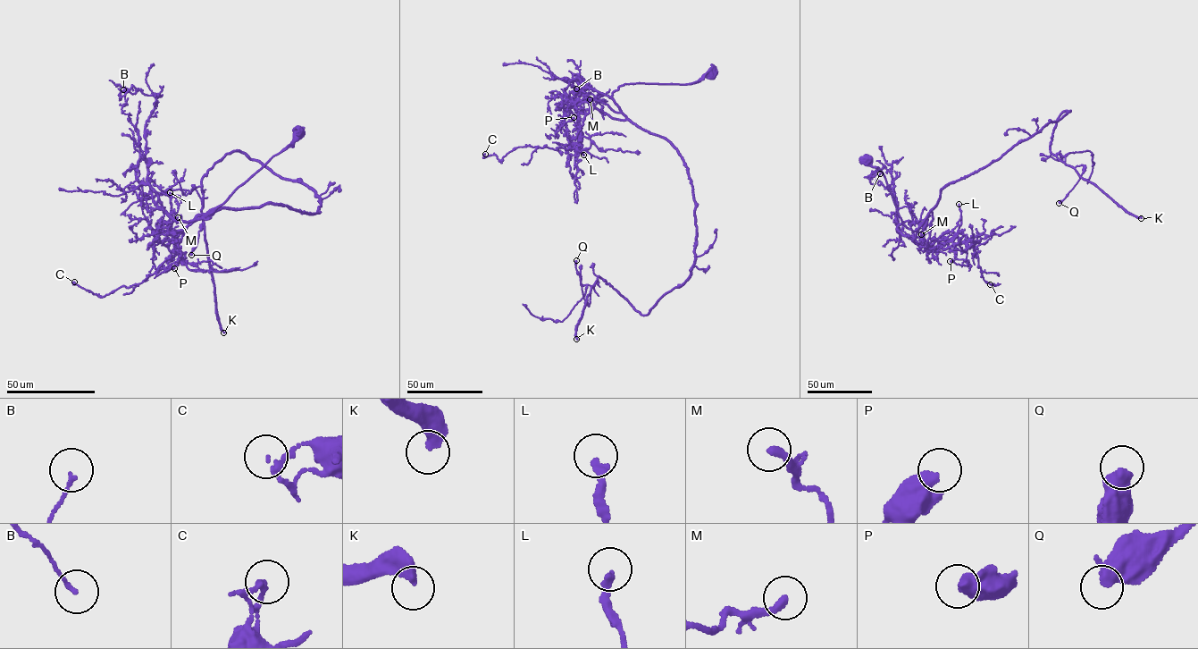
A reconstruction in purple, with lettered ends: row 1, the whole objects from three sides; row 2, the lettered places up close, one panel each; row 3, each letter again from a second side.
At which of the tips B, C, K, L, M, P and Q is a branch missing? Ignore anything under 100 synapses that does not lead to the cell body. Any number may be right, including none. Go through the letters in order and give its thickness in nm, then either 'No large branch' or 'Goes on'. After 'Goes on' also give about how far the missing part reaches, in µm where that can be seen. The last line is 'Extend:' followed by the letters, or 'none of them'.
B: Thickness 120 nm. No large branch
C: Thickness 110 nm. No large branch
K: Thickness 440 nm. Goes on. Missing length about 750 µm
L: Thickness 200 nm. No large branch
M: Thickness 260 nm. No large branch
P: Thickness 550 nm. No large branch
Q: Thickness 550 nm. No large branch
Extend: K

